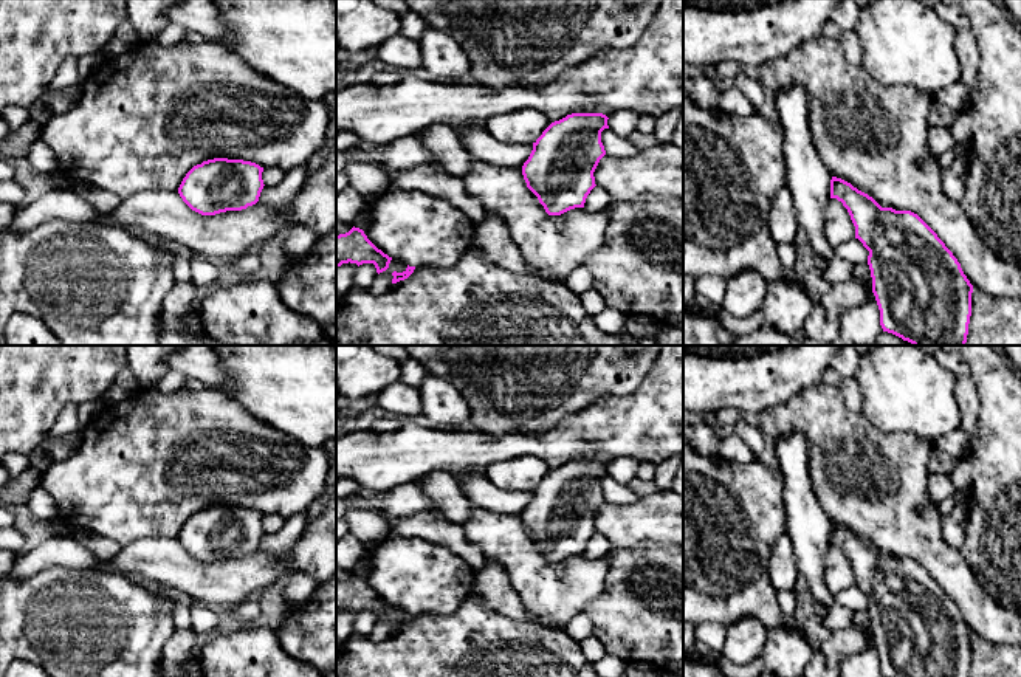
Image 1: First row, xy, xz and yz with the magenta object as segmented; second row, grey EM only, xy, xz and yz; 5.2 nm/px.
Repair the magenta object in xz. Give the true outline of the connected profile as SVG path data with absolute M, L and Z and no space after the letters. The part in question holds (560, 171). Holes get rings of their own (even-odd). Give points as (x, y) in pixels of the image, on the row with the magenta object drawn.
M572 113L533 143L522 175L548 215L584 208L596 186L593 172L606 155L601 132L609 129L607 119L603 113Z

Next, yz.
M837 177L830 180L830 198L847 209L855 239L869 251L872 293L883 332L913 345L965 345L973 285L937 234L917 214L882 208L872 197Z

